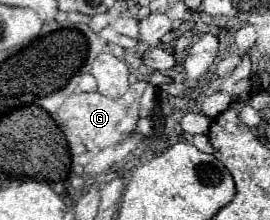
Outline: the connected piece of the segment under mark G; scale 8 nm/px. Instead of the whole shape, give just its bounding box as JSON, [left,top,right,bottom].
[56,51,148,154]

